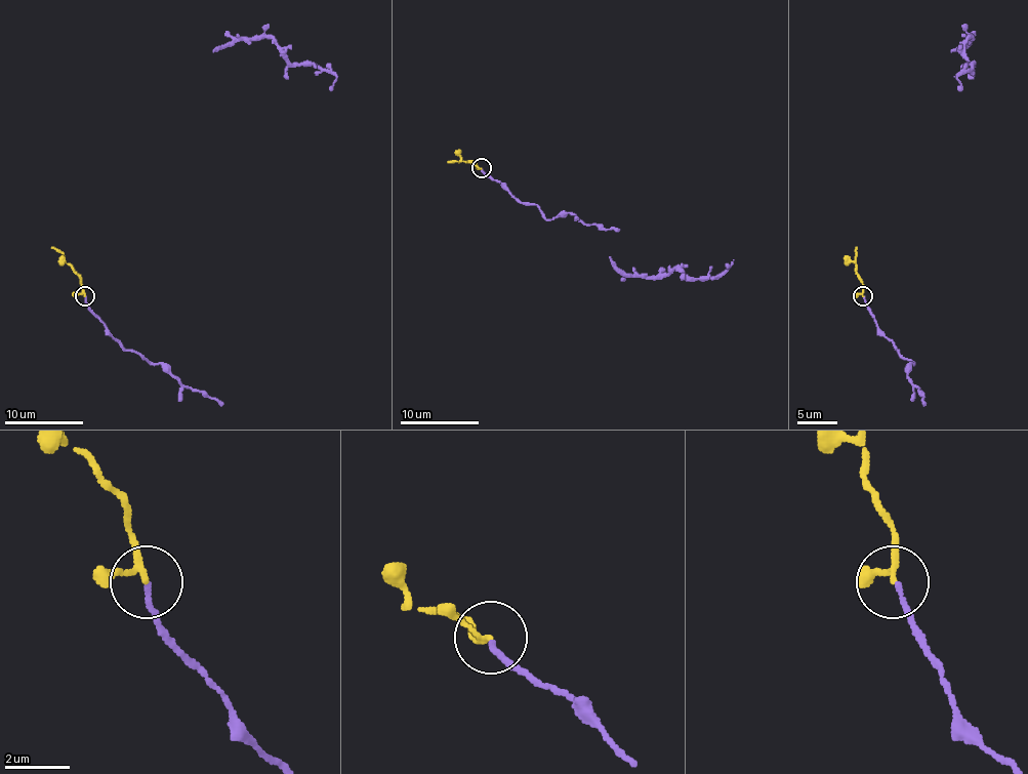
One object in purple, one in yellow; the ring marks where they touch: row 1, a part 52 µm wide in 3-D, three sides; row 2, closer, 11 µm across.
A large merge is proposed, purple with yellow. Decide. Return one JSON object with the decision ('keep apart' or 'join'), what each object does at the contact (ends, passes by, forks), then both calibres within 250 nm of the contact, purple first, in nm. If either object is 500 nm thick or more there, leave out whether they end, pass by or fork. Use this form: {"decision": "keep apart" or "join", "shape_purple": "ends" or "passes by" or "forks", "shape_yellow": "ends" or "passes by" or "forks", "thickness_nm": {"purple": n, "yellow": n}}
{"decision": "join", "shape_purple": "ends", "shape_yellow": "passes by", "thickness_nm": {"purple": 150, "yellow": 150}}

